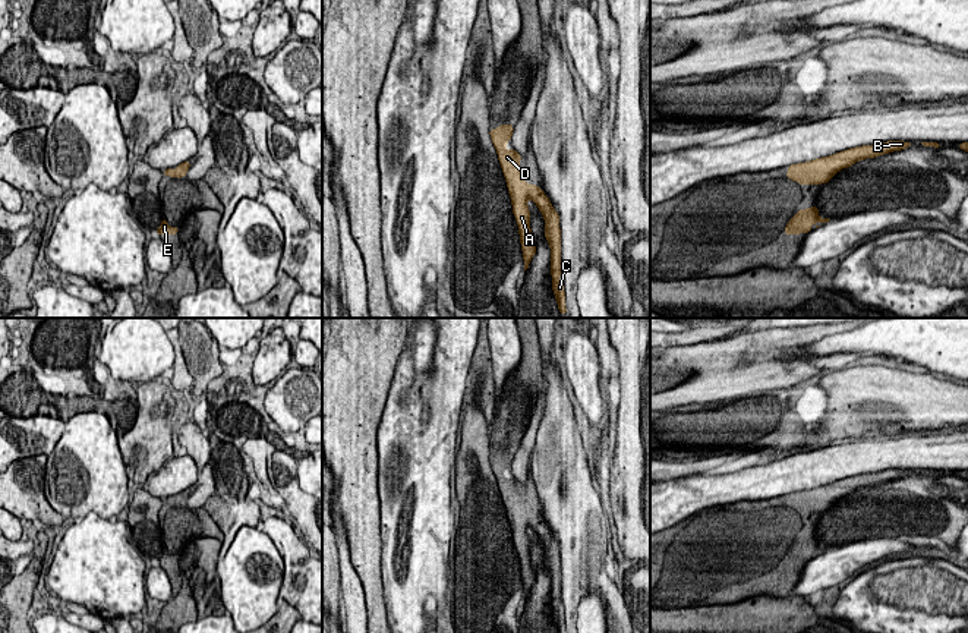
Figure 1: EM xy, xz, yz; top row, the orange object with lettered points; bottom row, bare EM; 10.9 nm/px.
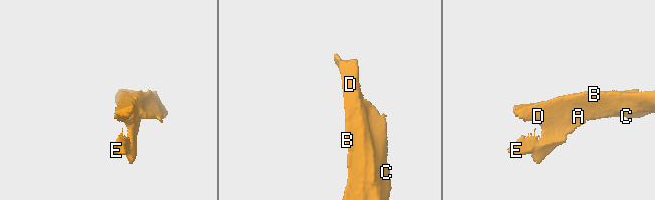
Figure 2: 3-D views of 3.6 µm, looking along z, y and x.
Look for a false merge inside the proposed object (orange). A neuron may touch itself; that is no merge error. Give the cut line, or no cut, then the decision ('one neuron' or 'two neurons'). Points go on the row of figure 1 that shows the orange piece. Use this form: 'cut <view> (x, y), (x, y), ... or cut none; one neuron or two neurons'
cut none; one neuron

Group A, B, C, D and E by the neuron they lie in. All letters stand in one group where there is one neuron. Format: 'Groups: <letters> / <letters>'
Groups: A B C D E

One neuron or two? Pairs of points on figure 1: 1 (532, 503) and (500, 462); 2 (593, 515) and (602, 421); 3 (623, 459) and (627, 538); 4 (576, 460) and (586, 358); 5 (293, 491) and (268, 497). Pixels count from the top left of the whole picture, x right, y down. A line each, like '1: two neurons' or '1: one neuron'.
1: one neuron
2: two neurons
3: one neuron
4: two neurons
5: two neurons

